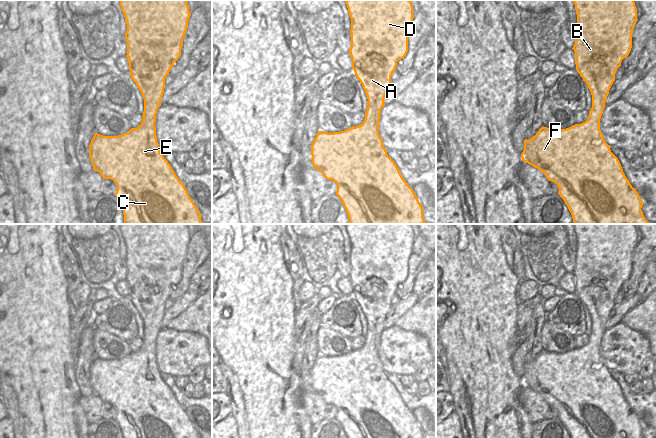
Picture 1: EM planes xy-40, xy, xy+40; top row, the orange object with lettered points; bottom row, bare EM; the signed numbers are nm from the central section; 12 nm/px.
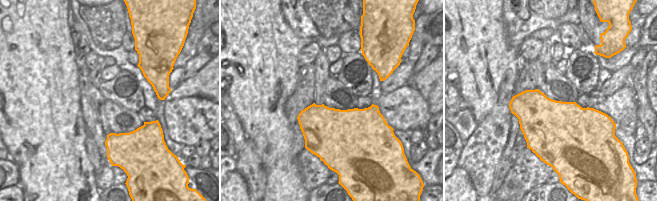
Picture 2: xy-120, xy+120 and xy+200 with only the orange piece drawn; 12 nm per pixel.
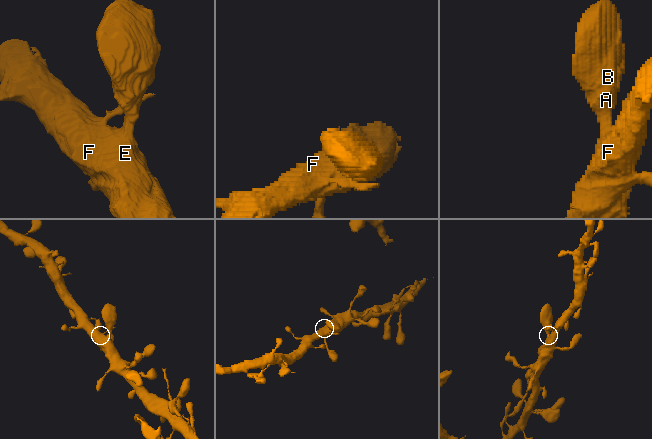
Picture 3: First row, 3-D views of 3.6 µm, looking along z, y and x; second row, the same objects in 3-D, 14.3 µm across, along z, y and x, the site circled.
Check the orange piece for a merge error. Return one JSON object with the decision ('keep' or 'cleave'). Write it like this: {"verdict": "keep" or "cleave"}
{"verdict": "keep"}

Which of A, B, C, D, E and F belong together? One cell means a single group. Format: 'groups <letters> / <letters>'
groups A B C D E F

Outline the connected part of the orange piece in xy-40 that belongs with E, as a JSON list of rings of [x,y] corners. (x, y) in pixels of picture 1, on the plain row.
[[[120,224],[120,230],[127,248],[126,281],[129,286],[130,300],[144,323],[143,344],[137,352],[131,352],[122,359],[103,360],[95,357],[89,369],[93,394],[99,396],[103,403],[111,403],[116,407],[115,420],[121,429],[123,438],[201,438],[190,422],[185,409],[160,377],[155,351],[157,334],[161,330],[161,322],[166,310],[165,302],[181,280],[183,261],[191,240],[188,226],[187,224]]]

